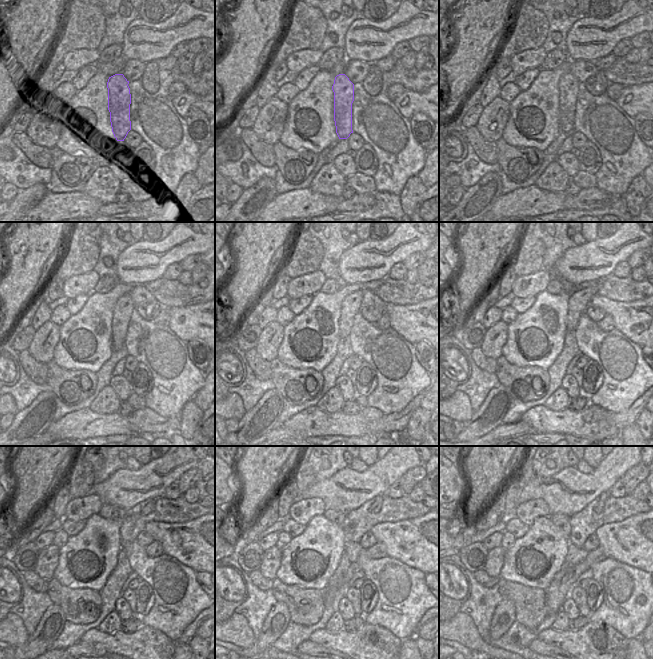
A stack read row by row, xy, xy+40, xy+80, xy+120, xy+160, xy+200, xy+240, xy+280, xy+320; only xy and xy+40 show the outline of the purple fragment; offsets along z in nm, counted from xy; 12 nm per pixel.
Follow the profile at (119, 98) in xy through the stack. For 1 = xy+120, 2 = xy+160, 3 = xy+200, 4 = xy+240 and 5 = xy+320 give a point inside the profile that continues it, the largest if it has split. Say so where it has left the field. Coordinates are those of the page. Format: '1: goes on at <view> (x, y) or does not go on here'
1: goes on at xy+120 (124, 306)
2: goes on at xy+160 (352, 304)
3: goes on at xy+200 (578, 302)
4: goes on at xy+240 (128, 524)
5: goes on at xy+320 (598, 508)

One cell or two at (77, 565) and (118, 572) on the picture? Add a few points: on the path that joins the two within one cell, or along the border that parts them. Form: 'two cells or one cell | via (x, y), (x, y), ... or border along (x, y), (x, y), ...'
two cells | border along (121, 549), (115, 568), (105, 585), (99, 590)

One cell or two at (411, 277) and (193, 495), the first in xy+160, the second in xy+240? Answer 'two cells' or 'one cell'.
one cell

